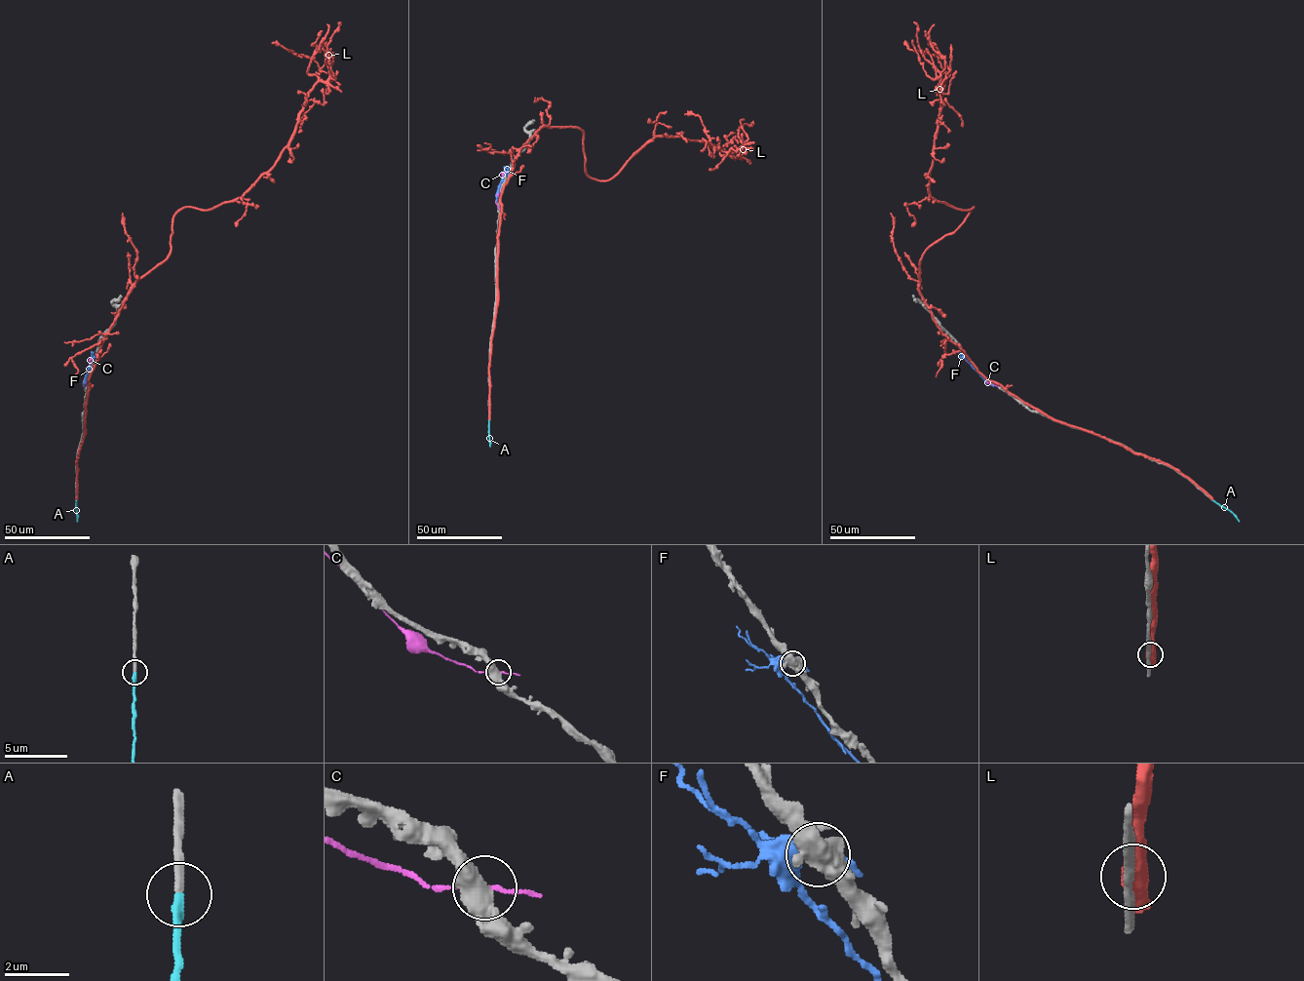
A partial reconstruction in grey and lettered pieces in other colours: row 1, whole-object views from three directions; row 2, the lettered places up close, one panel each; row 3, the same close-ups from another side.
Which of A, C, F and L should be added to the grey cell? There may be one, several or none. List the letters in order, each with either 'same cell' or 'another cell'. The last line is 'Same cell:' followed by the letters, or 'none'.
A: same cell
C: another cell
F: another cell
L: another cell
Same cell: A

